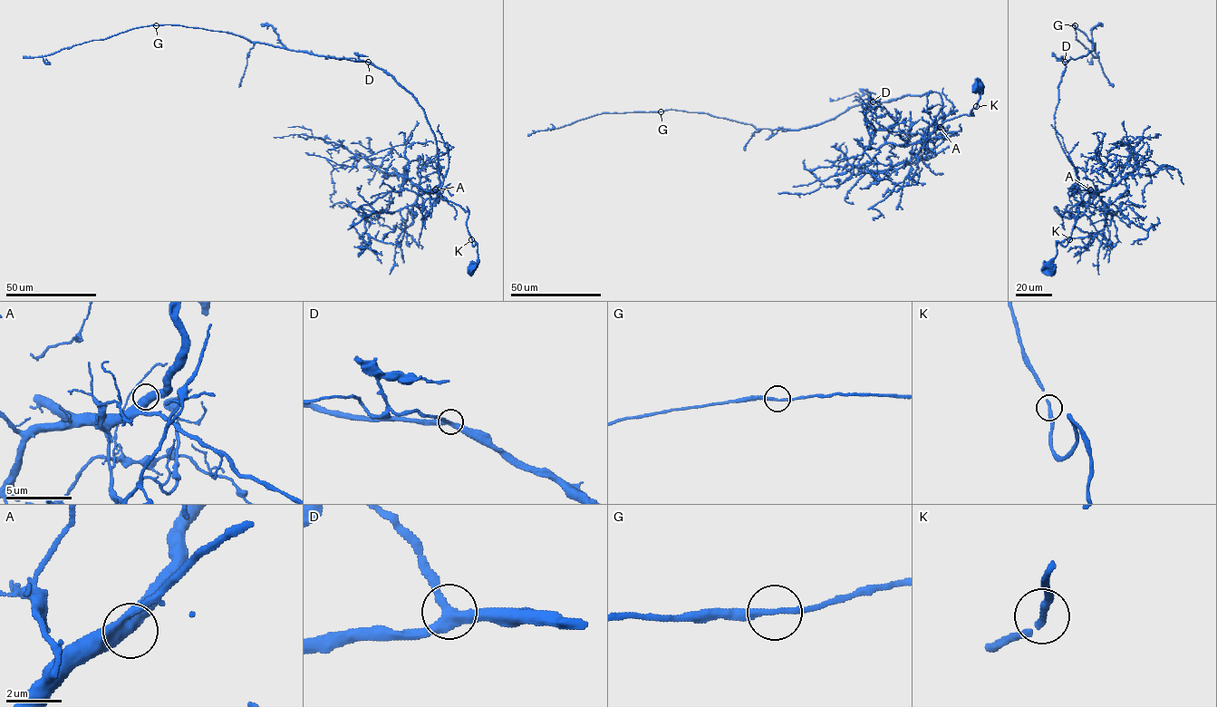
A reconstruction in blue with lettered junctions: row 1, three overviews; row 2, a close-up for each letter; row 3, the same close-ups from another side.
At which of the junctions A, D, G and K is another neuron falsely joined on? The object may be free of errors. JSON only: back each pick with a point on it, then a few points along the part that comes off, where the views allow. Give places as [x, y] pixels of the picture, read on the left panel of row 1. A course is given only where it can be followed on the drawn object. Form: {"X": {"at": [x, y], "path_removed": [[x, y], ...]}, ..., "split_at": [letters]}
{"split_at": []}

